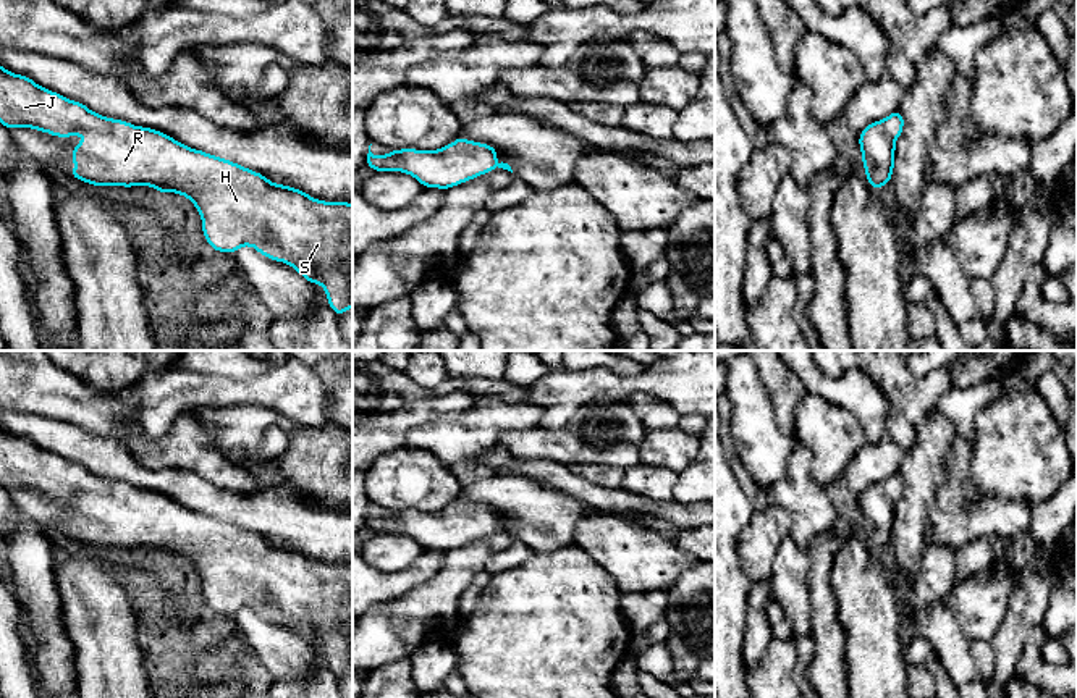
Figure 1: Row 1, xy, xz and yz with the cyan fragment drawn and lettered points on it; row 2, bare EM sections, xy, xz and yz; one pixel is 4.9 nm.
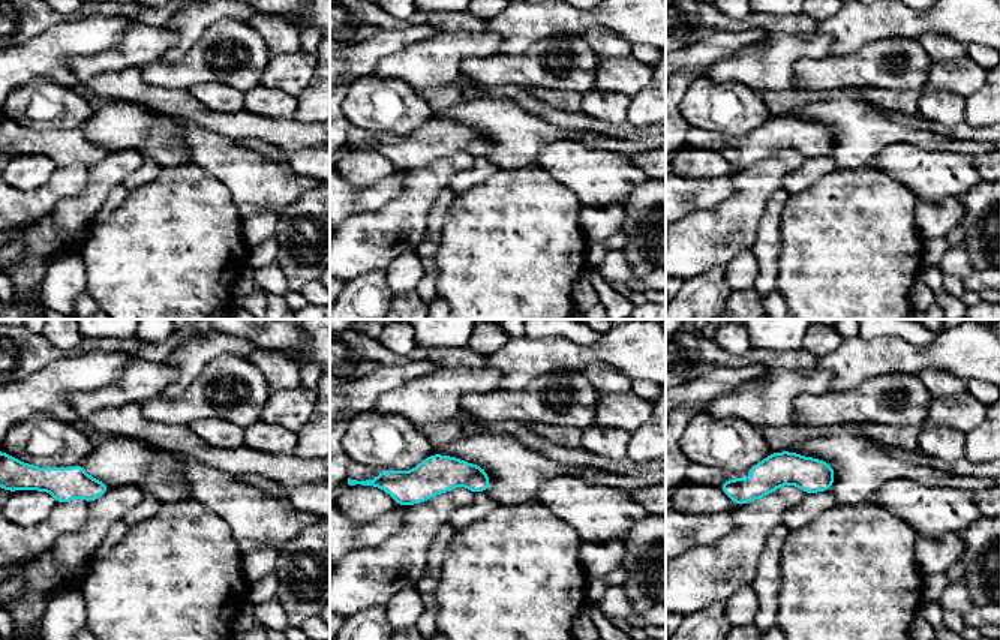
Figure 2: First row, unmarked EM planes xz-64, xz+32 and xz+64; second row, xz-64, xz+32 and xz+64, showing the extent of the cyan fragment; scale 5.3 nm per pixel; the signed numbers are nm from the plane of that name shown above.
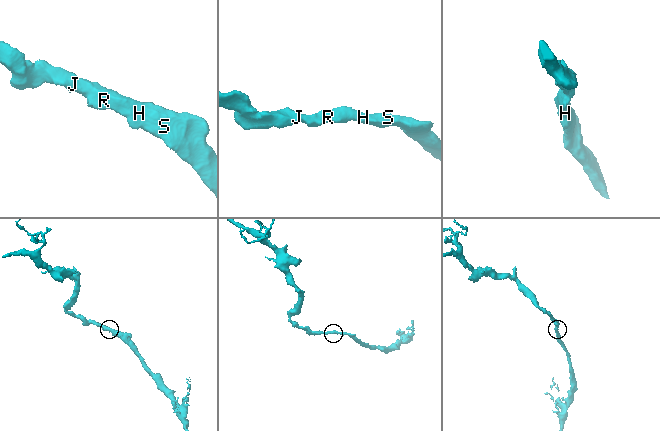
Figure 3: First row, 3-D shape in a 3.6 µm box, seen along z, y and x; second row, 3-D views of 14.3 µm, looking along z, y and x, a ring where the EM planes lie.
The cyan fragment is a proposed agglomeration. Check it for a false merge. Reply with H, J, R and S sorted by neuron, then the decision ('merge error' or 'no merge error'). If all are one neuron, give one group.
groups H J R S; no merge error

